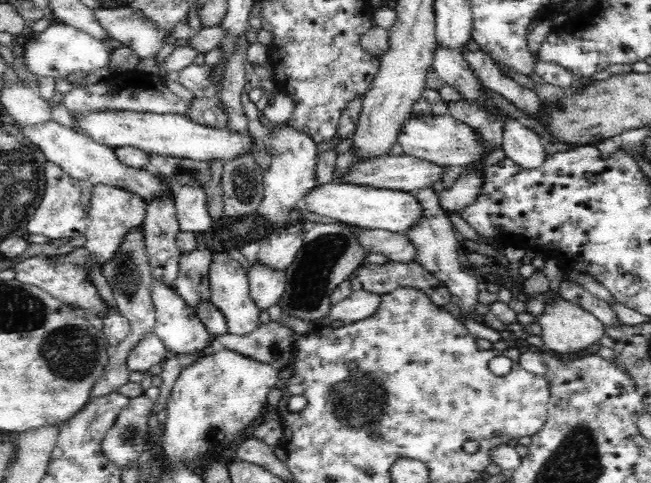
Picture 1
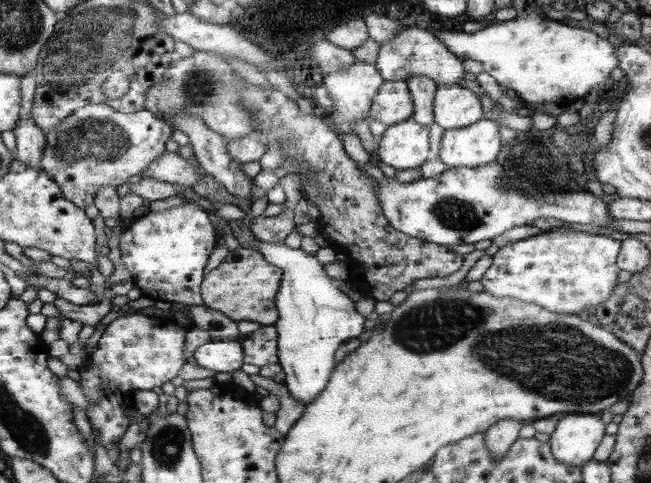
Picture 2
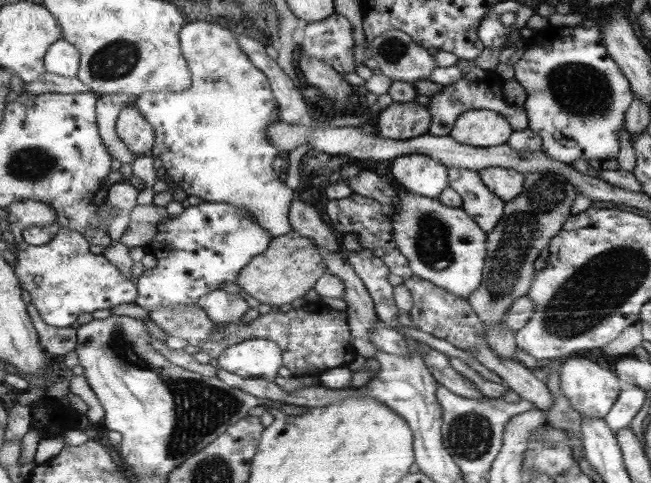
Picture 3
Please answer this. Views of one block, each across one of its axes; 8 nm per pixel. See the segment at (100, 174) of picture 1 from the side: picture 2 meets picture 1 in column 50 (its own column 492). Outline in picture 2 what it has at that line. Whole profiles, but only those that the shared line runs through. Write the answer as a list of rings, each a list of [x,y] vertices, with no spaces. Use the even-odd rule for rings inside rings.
[[[482,119],[475,125],[445,130],[439,159],[450,167],[478,168],[494,162],[503,151],[499,123]]]

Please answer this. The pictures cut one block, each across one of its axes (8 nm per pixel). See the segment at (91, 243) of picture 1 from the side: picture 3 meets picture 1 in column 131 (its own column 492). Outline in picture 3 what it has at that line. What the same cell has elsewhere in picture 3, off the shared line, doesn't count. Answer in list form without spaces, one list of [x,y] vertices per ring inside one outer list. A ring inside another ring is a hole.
[[[452,167],[448,169],[448,175],[450,186],[462,198],[462,209],[490,234],[504,216],[504,199],[488,189],[479,171]]]

